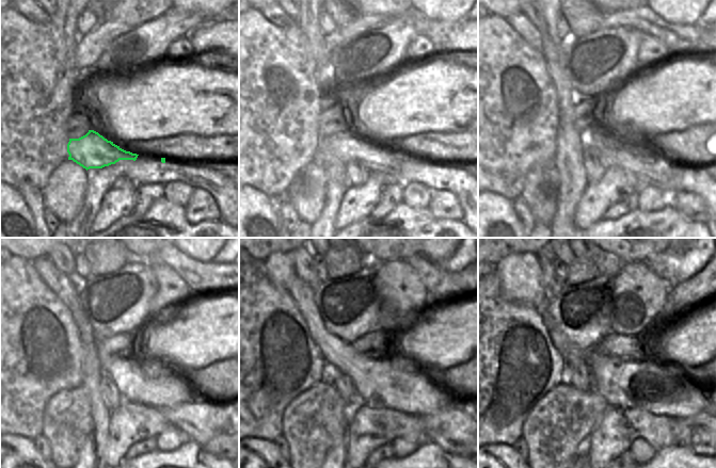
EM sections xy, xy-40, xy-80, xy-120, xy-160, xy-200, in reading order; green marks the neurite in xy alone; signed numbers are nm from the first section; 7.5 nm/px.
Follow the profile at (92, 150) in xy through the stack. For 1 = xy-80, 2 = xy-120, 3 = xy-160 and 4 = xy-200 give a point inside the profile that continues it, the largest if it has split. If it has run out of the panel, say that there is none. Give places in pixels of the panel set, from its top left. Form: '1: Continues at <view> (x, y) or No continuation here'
1: Continues at xy-80 (659, 172)
2: Continues at xy-120 (191, 418)
3: Continues at xy-160 (452, 429)
4: Continues at xy-200 (695, 432).

